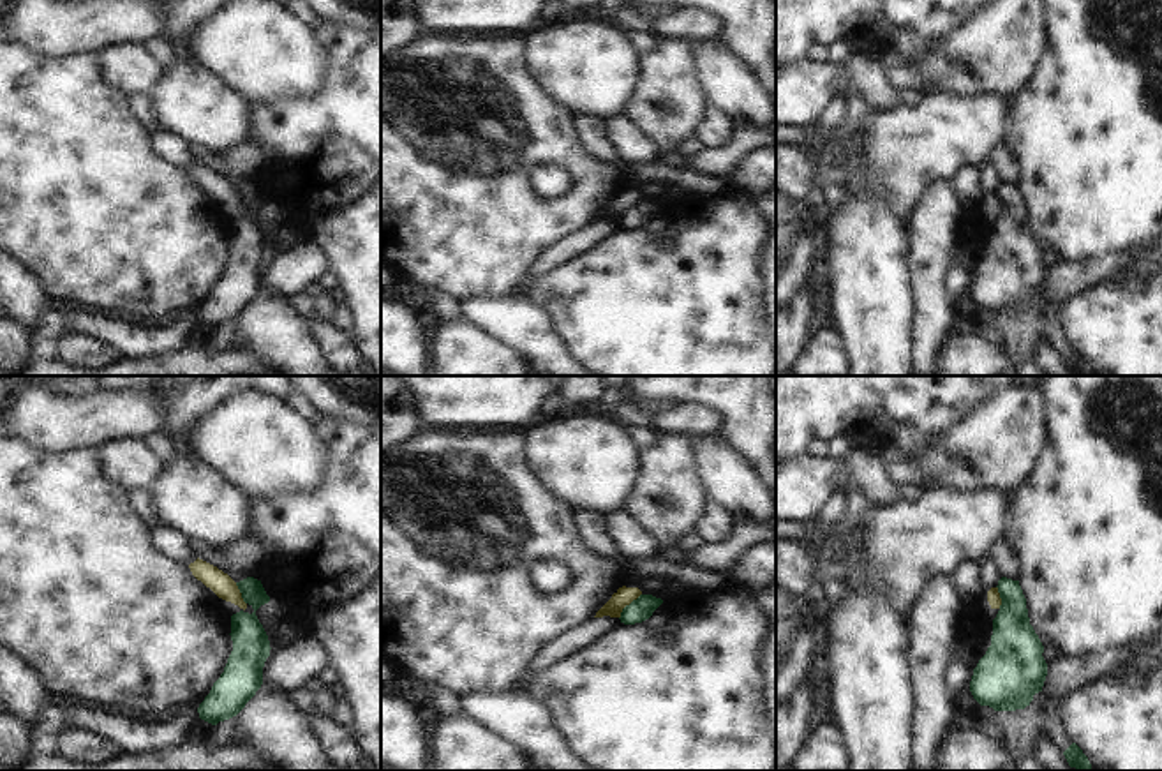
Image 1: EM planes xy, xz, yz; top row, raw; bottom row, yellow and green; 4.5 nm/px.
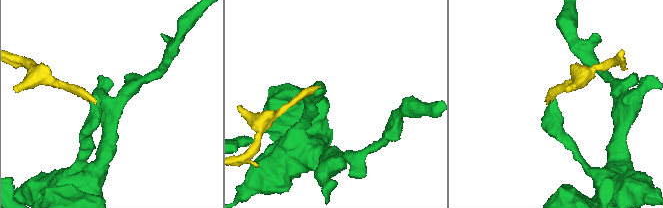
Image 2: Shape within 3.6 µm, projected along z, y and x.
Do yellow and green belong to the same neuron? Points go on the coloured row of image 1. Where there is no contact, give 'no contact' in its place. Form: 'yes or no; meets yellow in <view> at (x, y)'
no; meets yellow in xz at (626, 604)

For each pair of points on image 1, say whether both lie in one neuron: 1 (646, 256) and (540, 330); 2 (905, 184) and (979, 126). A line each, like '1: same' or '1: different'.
1: different
2: same

